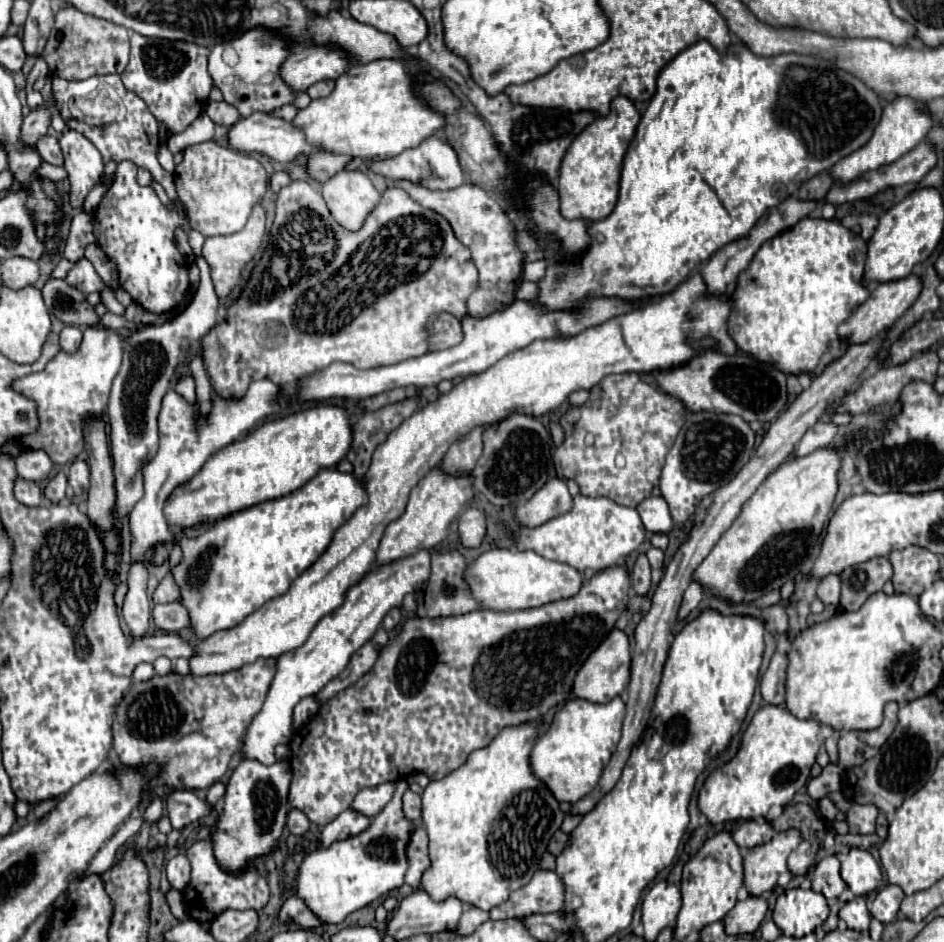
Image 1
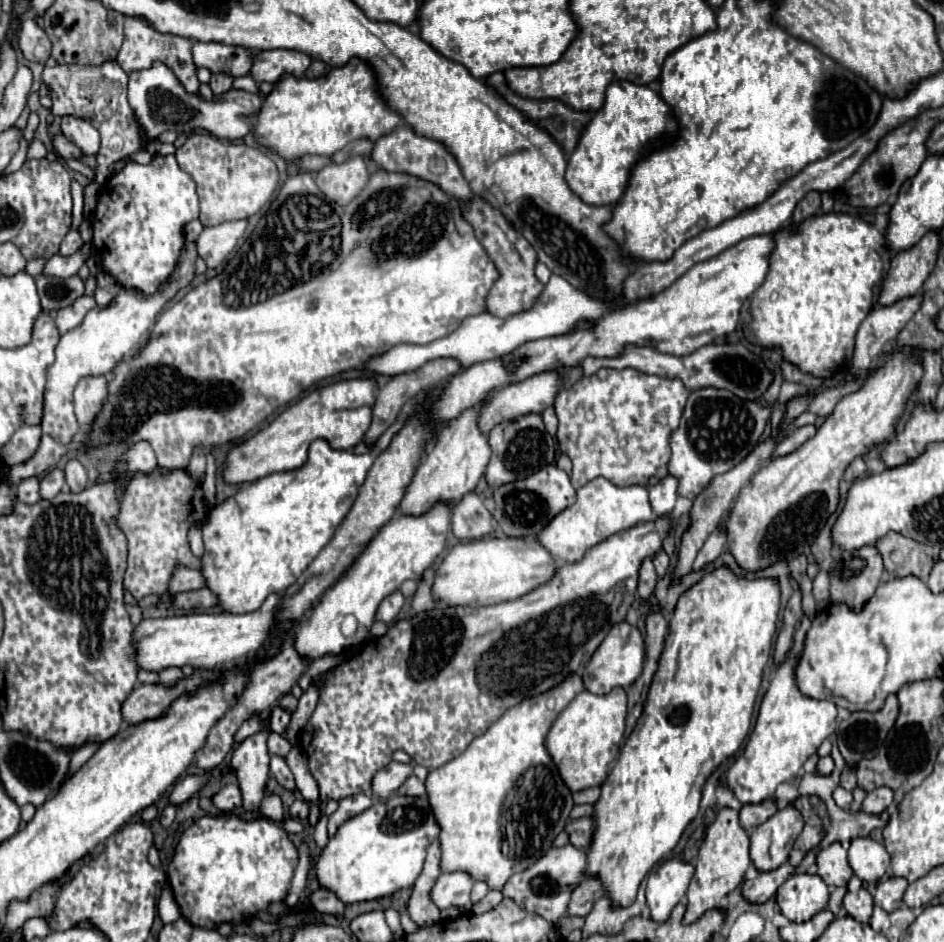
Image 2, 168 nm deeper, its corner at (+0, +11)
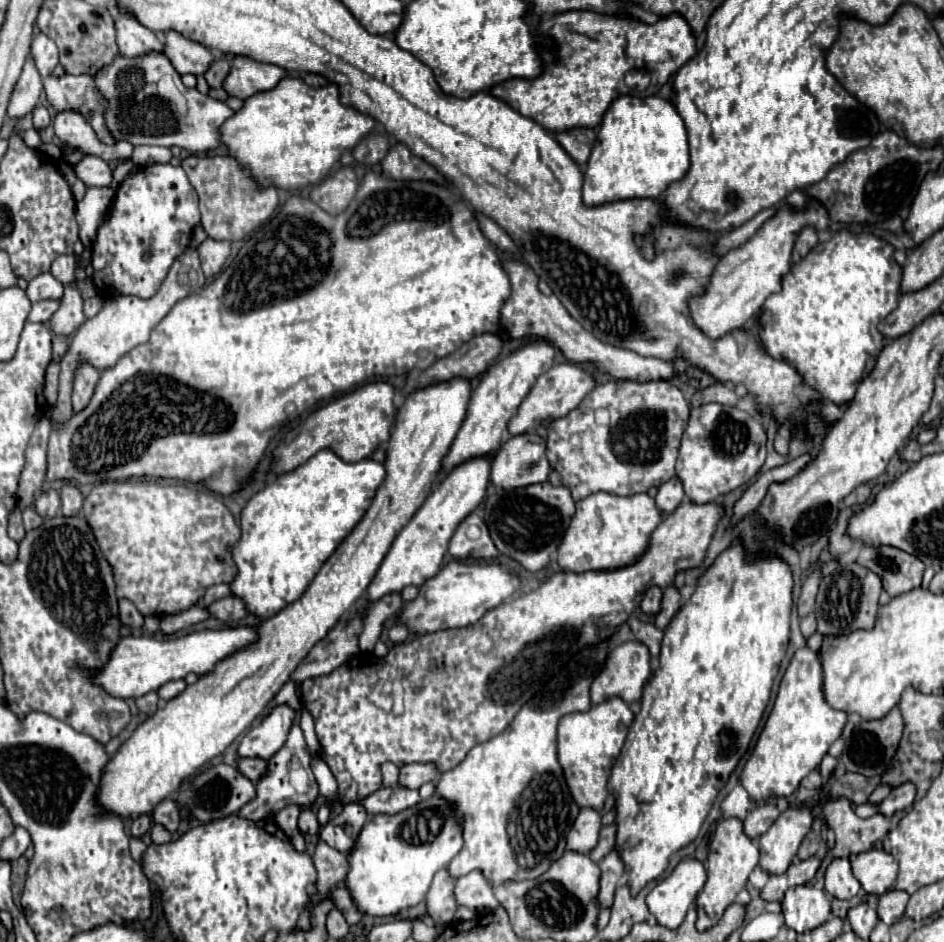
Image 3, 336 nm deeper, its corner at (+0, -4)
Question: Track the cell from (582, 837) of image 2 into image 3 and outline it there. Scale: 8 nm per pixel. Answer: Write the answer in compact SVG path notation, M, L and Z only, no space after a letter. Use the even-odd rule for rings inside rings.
M608 824L608 826L602 826L600 830L600 840L598 840L598 846L590 852L590 858L594 862L602 860L616 844L616 824Z

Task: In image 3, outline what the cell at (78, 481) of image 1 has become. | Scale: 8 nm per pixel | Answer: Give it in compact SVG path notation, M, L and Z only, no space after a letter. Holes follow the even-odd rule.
M64 484L64 488L60 490L60 498L62 498L62 514L64 516L76 516L82 510L82 494L76 486L72 484Z

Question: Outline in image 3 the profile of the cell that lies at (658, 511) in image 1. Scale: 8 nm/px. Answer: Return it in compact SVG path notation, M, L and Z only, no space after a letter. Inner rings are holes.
M676 476L658 488L656 504L658 504L658 508L660 508L662 512L672 512L672 510L676 510L676 506L678 506L682 500L684 500L684 490L682 490L682 482L680 482Z

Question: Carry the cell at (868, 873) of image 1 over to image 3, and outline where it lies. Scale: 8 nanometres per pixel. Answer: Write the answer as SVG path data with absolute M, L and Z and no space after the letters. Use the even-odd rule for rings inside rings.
M868 850L854 858L852 870L868 894L880 896L892 888L898 874L898 862L884 850Z

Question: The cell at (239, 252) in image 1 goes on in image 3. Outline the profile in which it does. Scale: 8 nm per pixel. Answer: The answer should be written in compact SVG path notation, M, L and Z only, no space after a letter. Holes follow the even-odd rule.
M206 238L198 246L198 254L200 254L204 276L210 280L222 270L224 262L228 260L228 256L230 256L230 242L218 242L218 240Z

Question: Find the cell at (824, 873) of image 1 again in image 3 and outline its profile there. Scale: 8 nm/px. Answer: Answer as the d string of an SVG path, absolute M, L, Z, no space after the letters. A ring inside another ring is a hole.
M846 858L832 860L824 878L826 878L826 892L834 898L852 900L860 890L860 882L854 878L850 860L846 860Z

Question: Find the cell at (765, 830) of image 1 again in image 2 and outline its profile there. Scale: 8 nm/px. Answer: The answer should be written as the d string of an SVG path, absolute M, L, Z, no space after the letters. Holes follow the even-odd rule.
M766 799L758 805L744 805L740 809L740 825L744 829L752 829L752 827L758 827L762 823L766 823L774 813L776 813L776 803L772 799Z

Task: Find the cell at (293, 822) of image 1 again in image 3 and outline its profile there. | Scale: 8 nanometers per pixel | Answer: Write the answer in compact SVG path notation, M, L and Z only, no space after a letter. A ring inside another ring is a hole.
M302 810L300 812L298 826L300 826L300 832L302 834L318 834L318 830L320 830L318 818L316 818L316 814L312 810Z

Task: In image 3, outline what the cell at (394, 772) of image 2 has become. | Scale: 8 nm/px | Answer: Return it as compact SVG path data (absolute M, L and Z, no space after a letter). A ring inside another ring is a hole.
M406 764L400 770L400 786L406 788L420 788L426 782L436 782L440 776L436 764Z

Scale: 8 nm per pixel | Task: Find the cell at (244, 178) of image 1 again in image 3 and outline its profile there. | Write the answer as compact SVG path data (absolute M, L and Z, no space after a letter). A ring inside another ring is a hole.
M188 156L186 160L182 160L182 168L190 184L198 192L202 226L206 234L214 240L242 240L264 220L268 220L278 208L276 188L260 190L252 180L250 170L238 166L238 162L230 156Z

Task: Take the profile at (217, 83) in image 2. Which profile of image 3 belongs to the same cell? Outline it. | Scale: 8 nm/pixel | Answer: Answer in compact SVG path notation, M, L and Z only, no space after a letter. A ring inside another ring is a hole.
M216 54L218 58L210 64L210 68L206 70L206 80L208 80L208 84L210 84L210 88L222 88L222 80L226 78L226 74L228 74L228 70L230 70L230 64L228 64L228 60L226 60L226 56L224 54Z

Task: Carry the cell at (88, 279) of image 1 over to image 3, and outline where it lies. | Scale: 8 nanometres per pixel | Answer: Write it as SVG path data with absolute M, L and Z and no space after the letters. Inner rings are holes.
M50 274L36 276L28 282L26 296L30 302L40 302L40 300L60 300L64 294L64 286Z

